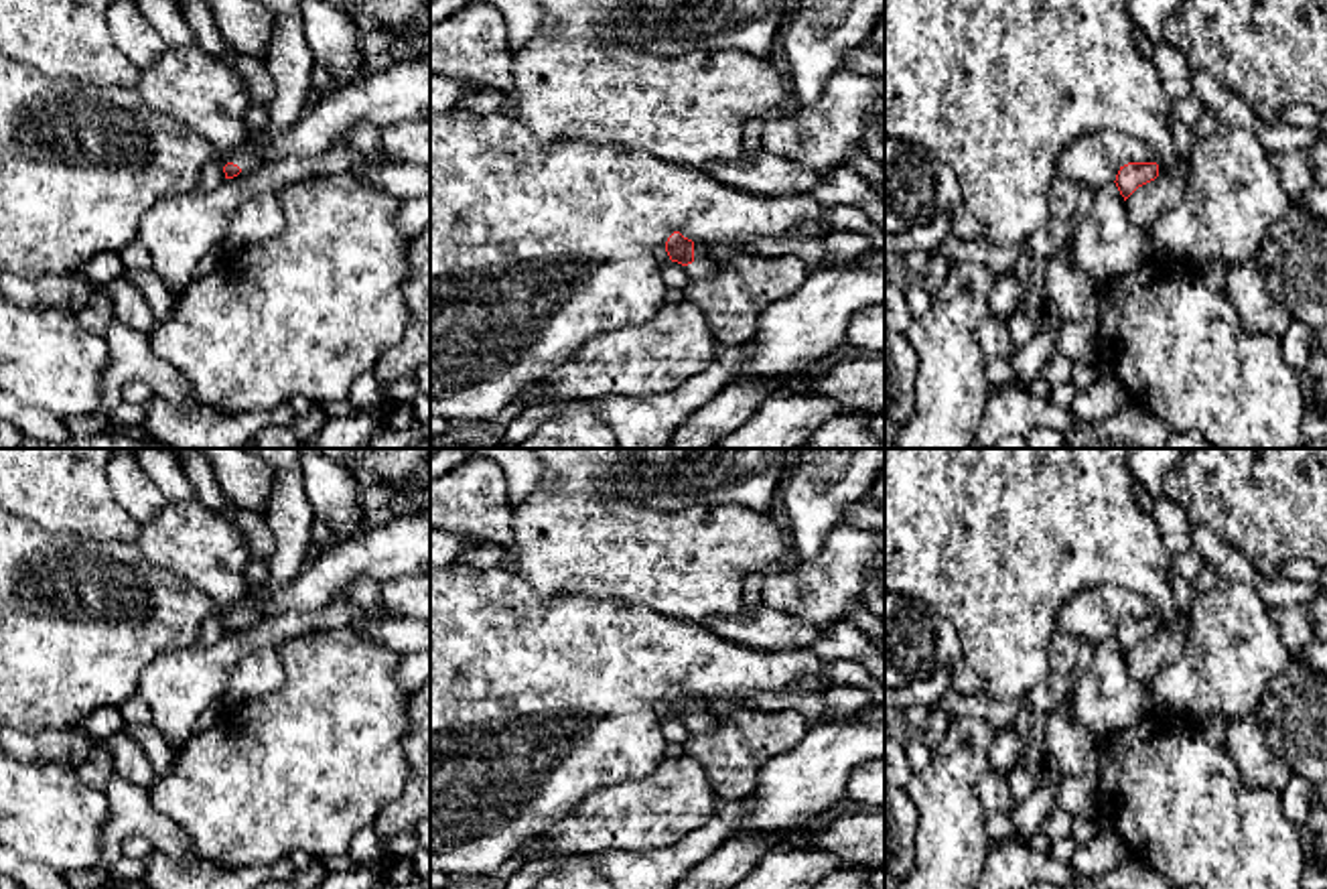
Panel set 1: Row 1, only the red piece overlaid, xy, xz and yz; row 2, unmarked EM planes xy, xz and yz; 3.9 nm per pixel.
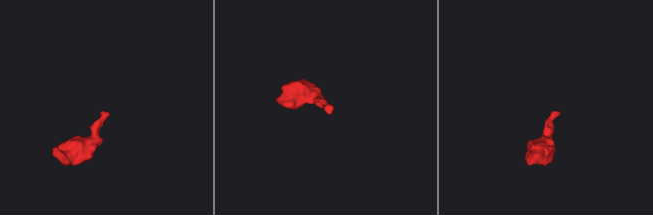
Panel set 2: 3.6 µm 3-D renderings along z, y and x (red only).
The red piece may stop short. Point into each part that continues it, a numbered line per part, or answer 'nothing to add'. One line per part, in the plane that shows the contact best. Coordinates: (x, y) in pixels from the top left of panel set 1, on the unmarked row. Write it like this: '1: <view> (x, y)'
1: xy (246, 611)

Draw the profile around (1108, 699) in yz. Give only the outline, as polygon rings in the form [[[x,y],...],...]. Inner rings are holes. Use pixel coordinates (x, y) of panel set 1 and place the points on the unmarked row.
[[[1116,637],[1096,645],[1094,662],[1067,696],[1073,719],[1106,739],[1150,710],[1148,688],[1126,666]]]

